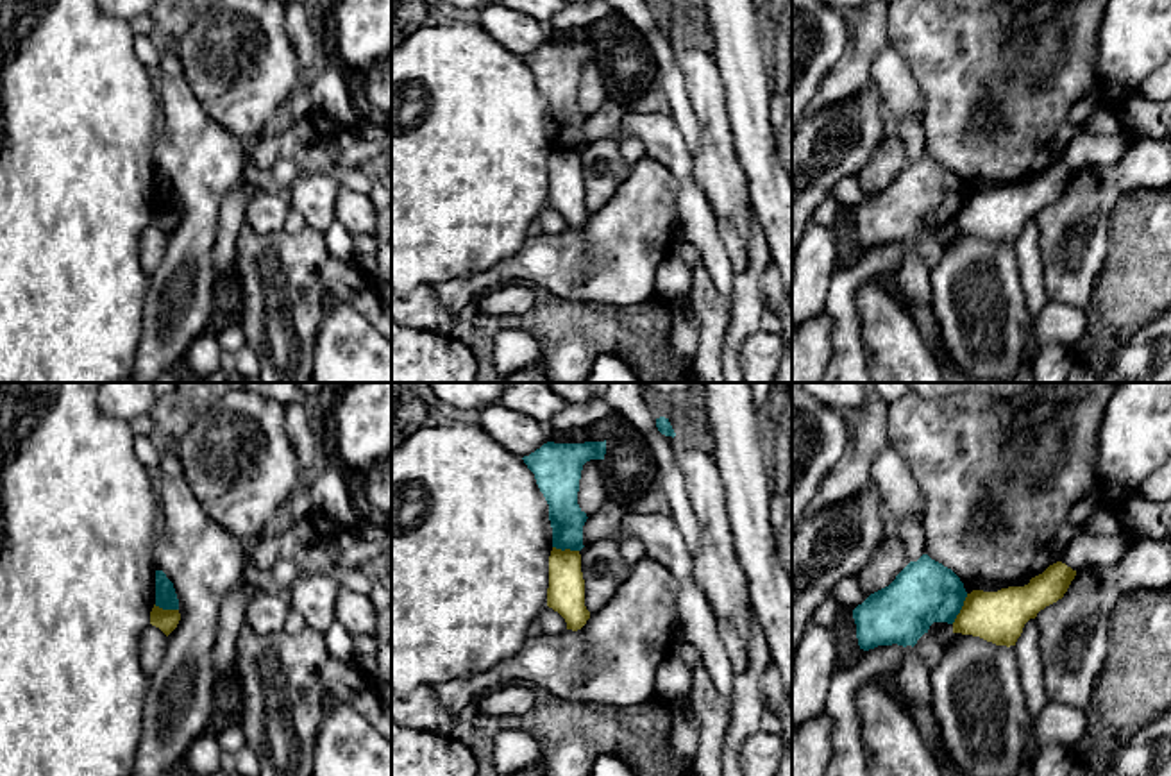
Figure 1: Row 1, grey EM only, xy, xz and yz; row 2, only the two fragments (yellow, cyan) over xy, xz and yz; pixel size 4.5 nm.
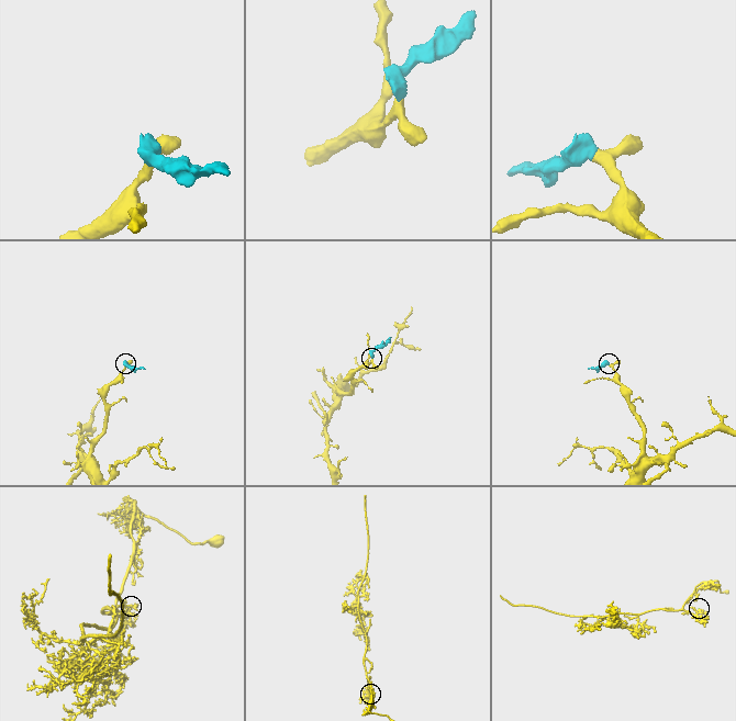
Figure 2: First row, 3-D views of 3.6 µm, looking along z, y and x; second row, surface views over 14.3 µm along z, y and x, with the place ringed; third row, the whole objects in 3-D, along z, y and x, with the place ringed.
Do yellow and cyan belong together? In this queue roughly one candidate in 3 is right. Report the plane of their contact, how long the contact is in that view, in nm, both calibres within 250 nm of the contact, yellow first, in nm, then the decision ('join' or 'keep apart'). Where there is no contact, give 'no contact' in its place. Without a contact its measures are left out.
contact in yz; length 150 nm; calibres 240 and 280 nm; keep apart

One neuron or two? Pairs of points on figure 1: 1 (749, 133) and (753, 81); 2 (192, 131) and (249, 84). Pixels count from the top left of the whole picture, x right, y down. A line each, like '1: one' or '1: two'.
1: one
2: two

